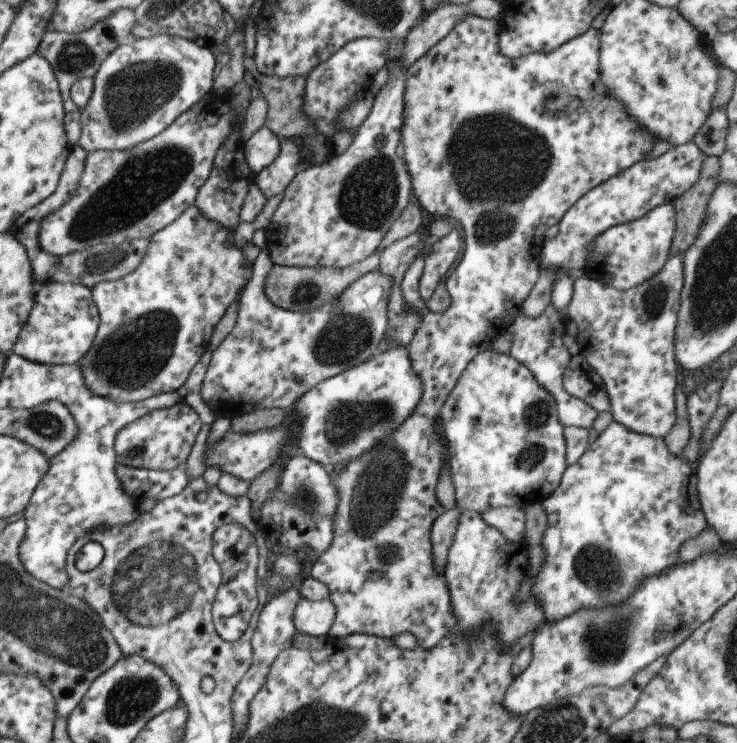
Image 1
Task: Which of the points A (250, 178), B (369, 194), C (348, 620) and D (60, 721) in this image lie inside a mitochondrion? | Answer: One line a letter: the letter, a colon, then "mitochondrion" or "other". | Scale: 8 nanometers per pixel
A: other
B: mitochondrion
C: other
D: other

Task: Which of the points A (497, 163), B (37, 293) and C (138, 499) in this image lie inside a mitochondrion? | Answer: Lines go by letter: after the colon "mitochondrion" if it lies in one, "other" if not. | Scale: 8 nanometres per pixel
A: mitochondrion
B: other
C: other

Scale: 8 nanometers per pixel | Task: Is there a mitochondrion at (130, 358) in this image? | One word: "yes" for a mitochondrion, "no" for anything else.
yes

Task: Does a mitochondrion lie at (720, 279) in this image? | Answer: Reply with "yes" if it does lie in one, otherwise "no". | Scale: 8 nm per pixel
yes

